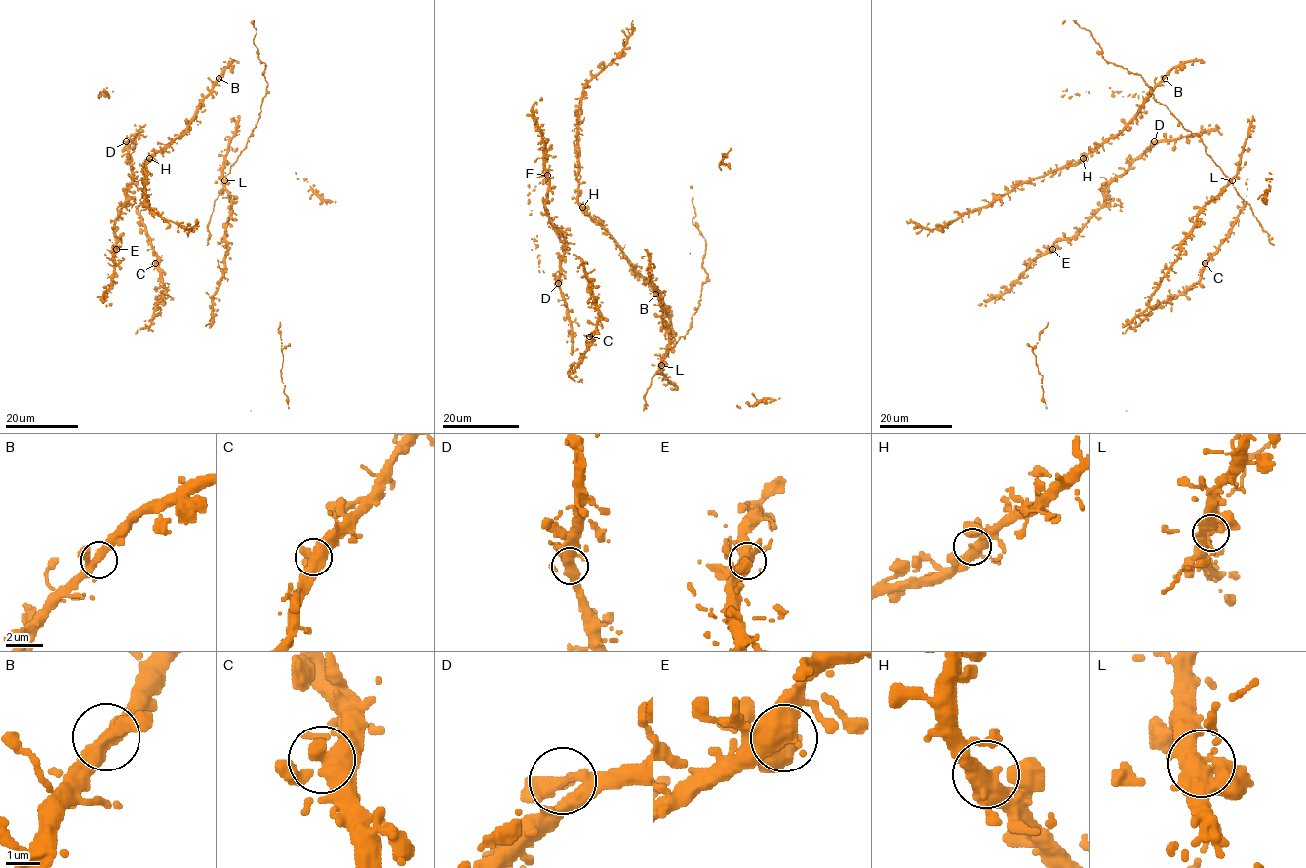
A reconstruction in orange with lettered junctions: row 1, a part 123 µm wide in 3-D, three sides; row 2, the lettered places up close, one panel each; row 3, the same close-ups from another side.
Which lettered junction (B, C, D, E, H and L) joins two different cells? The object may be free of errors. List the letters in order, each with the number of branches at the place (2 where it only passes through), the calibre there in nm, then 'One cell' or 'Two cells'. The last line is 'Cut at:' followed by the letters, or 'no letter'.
B: Branches: 3. Thickness 320 nm. One cell
C: Branches: 3. Thickness 360 nm. One cell
D: Branches: 2. Thickness 400 nm. One cell
E: Branches: 3. Thickness 360 nm. One cell
H: Branches: 3. Thickness 360 nm. One cell
L: Branches: 3. Thickness 400 nm. One cell
Cut at: no letter

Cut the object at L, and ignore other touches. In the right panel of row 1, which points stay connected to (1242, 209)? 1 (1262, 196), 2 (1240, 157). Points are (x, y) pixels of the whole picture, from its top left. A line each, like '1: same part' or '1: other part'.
1: same part
2: same part

